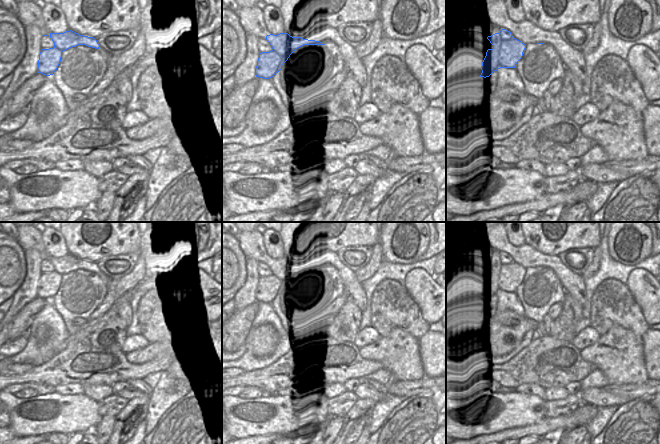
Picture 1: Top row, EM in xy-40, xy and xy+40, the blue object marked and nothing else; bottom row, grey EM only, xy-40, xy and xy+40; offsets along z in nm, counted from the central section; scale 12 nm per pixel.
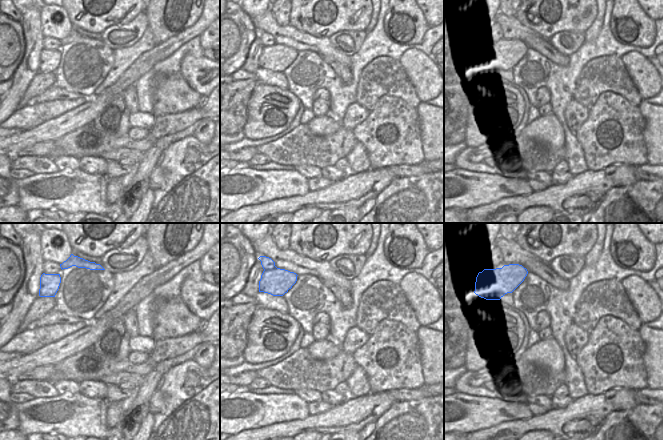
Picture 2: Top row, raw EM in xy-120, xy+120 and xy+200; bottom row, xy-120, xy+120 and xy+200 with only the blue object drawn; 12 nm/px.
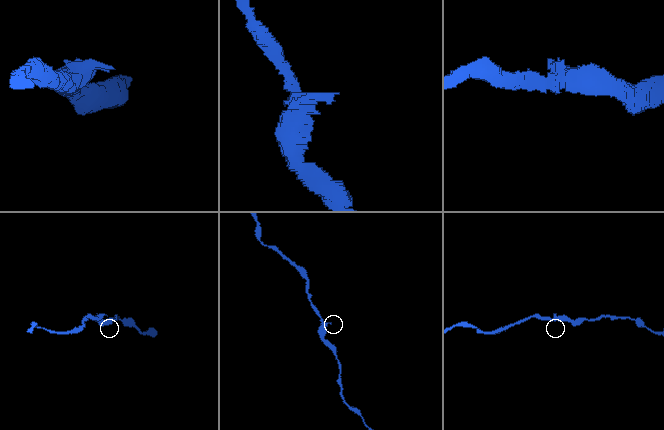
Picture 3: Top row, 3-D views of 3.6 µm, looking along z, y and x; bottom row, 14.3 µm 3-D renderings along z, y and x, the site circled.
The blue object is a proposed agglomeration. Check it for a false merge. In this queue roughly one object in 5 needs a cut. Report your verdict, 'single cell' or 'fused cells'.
single cell

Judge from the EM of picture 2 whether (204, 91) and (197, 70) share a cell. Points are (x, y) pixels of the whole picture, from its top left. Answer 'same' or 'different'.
same

